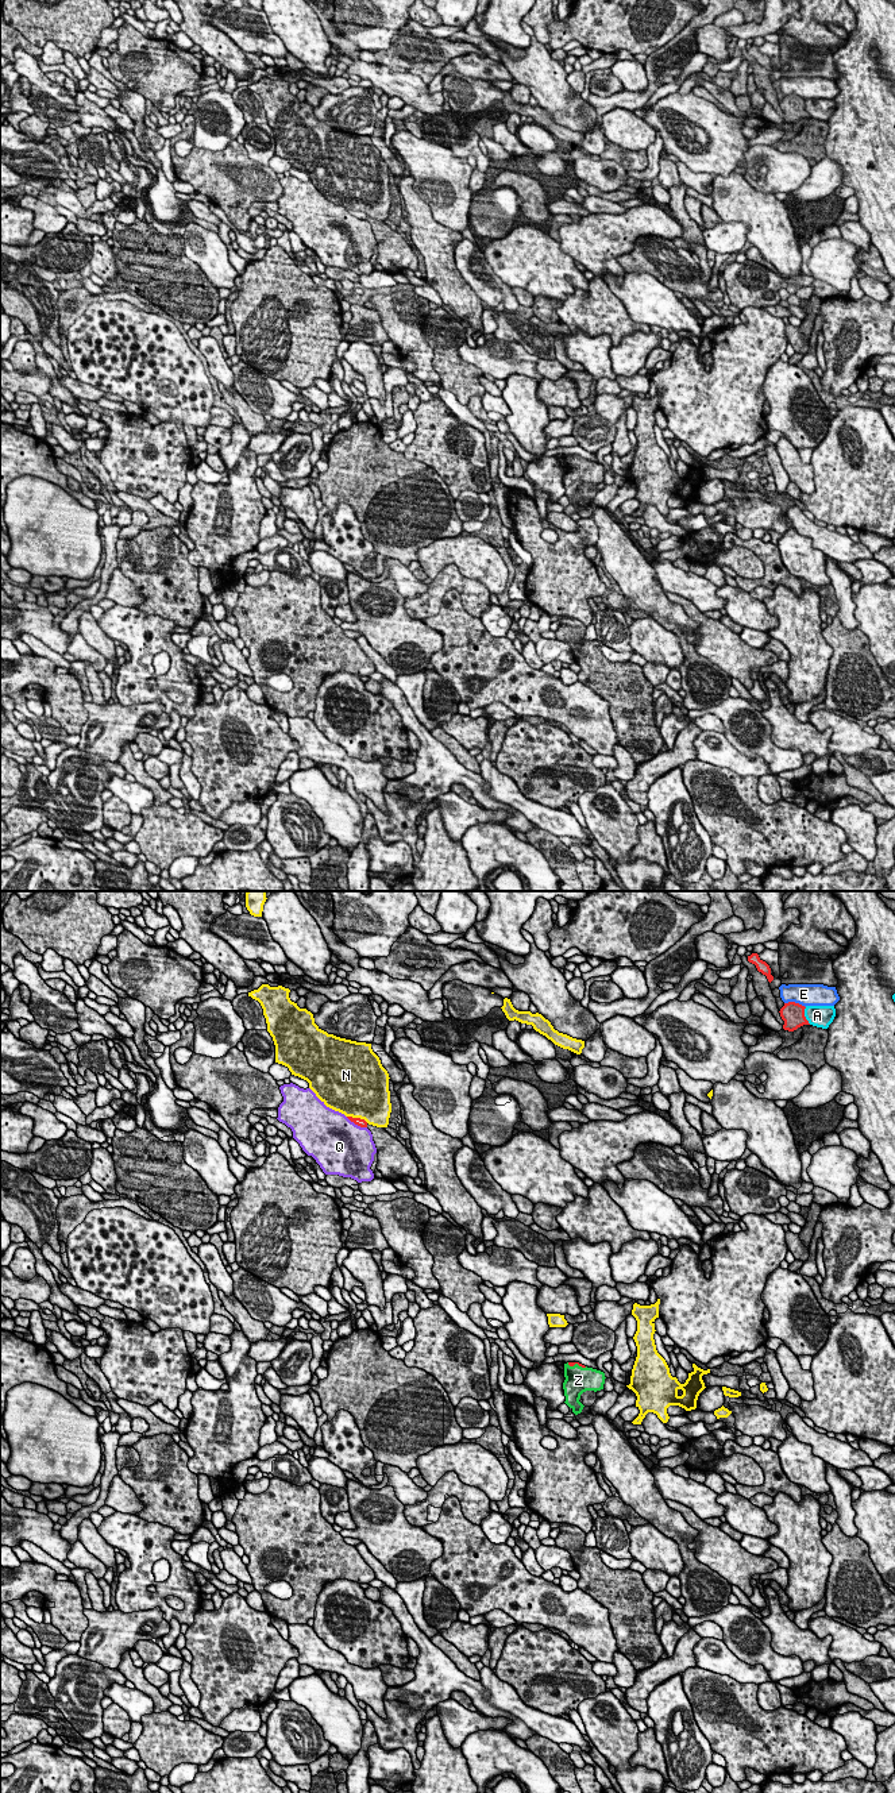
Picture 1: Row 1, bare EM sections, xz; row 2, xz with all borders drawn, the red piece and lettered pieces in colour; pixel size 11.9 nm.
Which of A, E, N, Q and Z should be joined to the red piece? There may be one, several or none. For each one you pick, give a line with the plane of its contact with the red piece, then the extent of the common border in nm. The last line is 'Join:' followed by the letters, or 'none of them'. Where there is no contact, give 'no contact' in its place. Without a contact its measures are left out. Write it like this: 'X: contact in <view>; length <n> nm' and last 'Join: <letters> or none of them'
Z: contact in xz; length 240 nm
Join: Z

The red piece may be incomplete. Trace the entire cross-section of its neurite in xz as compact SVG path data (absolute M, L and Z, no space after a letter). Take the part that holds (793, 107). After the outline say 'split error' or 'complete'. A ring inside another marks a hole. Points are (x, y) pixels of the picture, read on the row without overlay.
M788 95L780 101L780 109L784 113L783 122L788 124L794 124L803 117L810 117L805 109L805 99Z; complete

